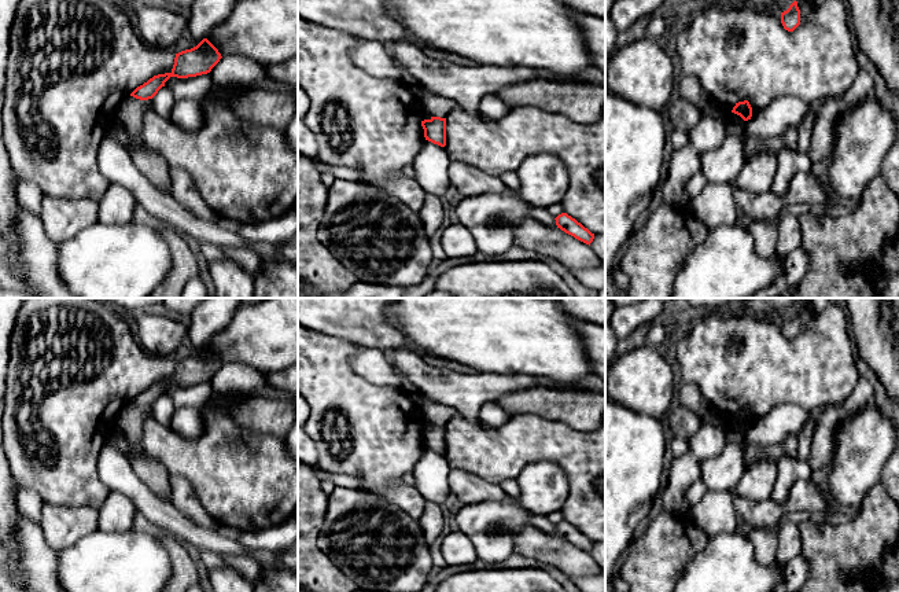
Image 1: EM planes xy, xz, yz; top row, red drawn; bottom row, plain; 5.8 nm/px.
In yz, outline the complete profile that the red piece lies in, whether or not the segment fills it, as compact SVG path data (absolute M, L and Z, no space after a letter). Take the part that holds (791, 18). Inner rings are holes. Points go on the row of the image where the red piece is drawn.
M796 0L786 11L781 12L781 23L788 32L793 32L800 25L800 10Z

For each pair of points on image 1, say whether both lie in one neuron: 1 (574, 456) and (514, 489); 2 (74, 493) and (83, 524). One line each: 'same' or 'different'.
1: different
2: different

